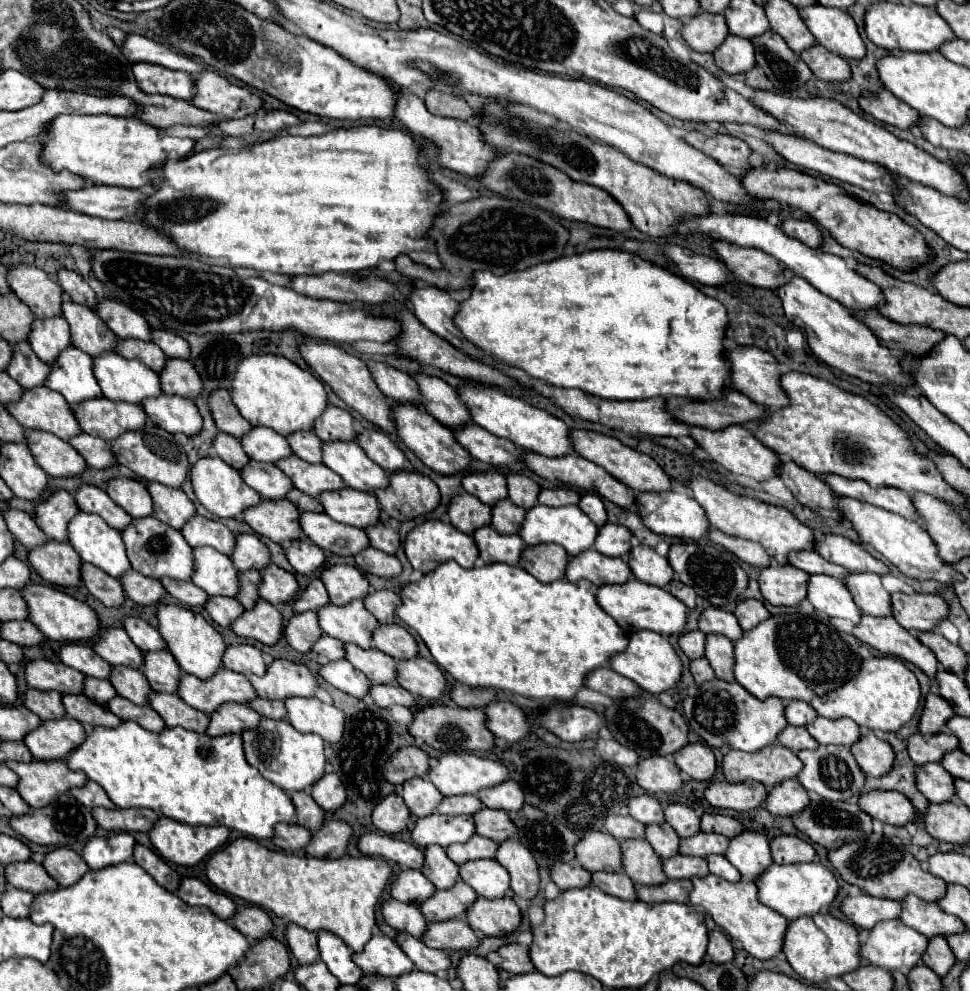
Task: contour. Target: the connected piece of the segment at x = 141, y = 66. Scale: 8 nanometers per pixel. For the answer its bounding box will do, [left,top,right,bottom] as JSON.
[133,62,193,100]

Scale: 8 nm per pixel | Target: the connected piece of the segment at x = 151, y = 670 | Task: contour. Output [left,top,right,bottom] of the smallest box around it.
[143,650,183,694]

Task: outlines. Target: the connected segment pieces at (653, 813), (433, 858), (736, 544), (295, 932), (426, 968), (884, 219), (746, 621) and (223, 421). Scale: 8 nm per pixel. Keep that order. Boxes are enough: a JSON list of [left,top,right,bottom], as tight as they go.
[[629,794,665,826],[421,846,461,890],[709,528,773,568],[287,926,319,964],[397,932,451,974],[741,166,931,270],[735,598,771,632],[209,390,251,438]]

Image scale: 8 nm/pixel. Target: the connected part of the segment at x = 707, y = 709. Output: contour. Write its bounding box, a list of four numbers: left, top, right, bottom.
[683,680,785,752]

